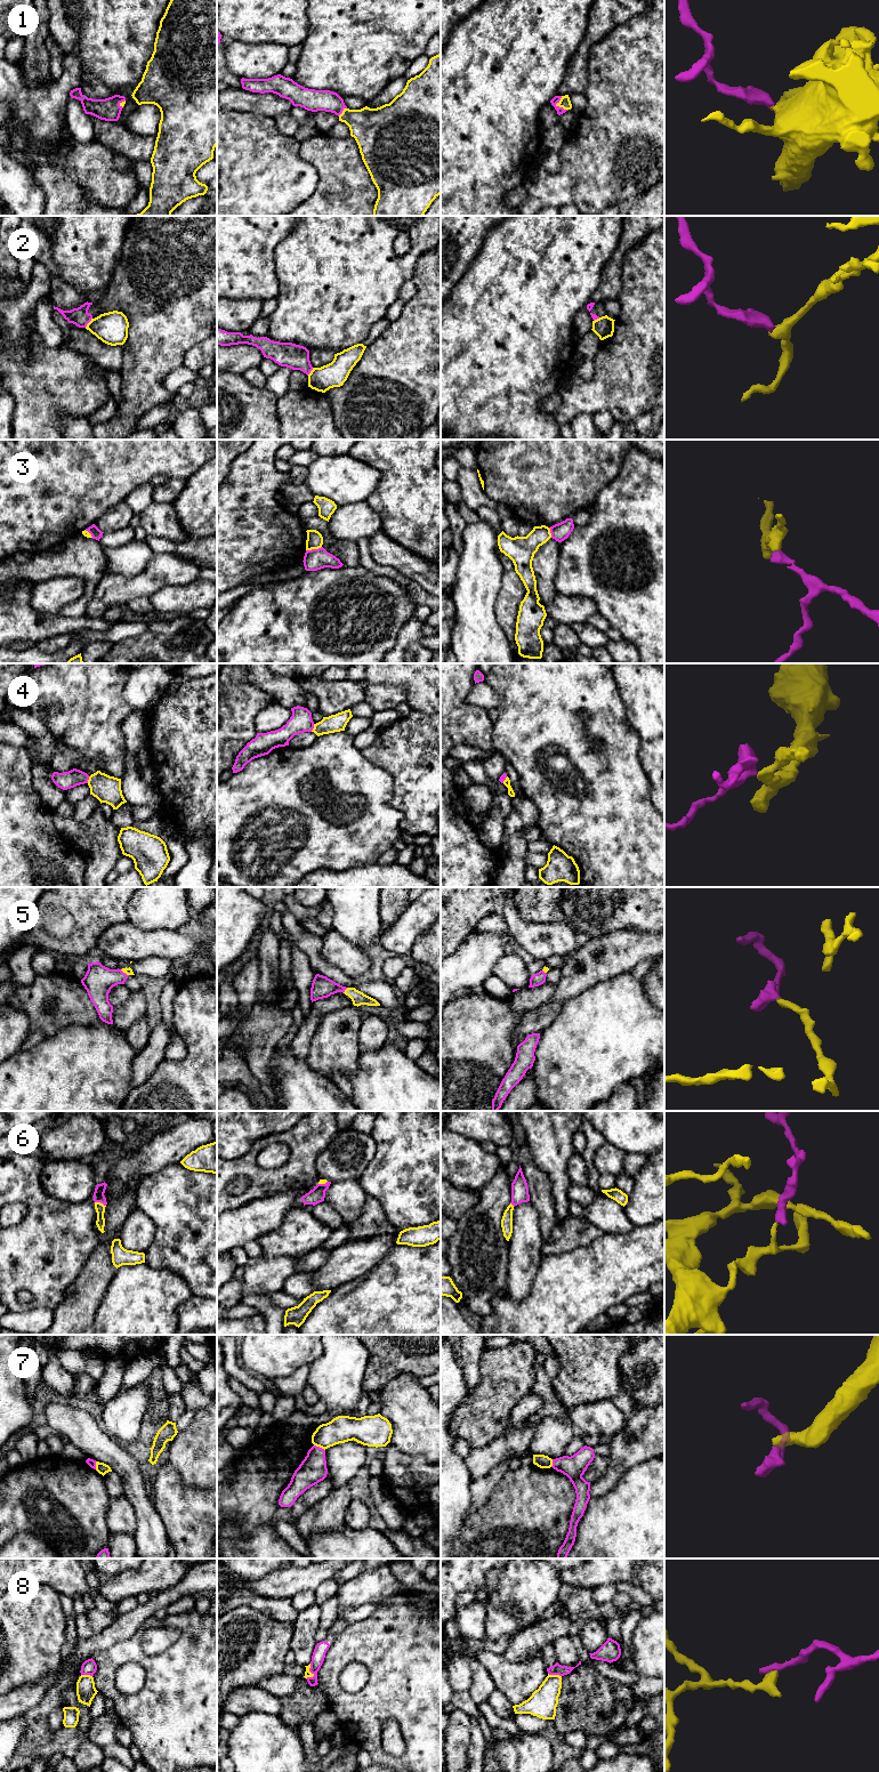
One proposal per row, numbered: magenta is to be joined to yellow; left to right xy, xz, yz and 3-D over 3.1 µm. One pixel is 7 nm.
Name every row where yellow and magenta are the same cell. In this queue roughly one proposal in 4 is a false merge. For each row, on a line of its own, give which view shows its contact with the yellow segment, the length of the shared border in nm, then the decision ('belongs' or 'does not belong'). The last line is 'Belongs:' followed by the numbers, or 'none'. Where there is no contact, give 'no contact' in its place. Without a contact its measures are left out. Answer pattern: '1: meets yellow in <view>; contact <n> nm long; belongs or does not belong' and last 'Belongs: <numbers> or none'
1: meets yellow in yz; contact 120 nm long; belongs
2: meets yellow in xy; contact 90 nm long; does not belong
3: meets yellow in xz; contact 120 nm long; does not belong
4: meets yellow in xz; contact 60 nm long; belongs
5: meets yellow in xz; contact 50 nm long; belongs
6: meets yellow in xy; contact 90 nm long; belongs
7: meets yellow in xz; contact 90 nm long; does not belong
8: meets yellow in yz; contact 100 nm long; does not belong
Belongs: 1, 4, 5, 6

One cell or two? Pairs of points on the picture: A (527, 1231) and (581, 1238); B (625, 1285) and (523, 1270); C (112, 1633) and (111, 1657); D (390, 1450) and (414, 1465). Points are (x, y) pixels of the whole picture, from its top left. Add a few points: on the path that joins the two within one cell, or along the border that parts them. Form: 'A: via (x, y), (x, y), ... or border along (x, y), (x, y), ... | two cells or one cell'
A: border along (543, 1242), (541, 1248), (542, 1255) | two cells
B: border along (543, 1256), (533, 1278), (531, 1291), (525, 1297) | two cells
C: border along (134, 1633), (96, 1652), (91, 1657) | two cells
D: via (396, 1456), (405, 1465), (409, 1465) | one cell

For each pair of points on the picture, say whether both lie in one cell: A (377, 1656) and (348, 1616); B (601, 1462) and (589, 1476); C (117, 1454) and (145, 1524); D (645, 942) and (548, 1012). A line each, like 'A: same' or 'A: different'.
A: different
B: same
C: same
D: same

